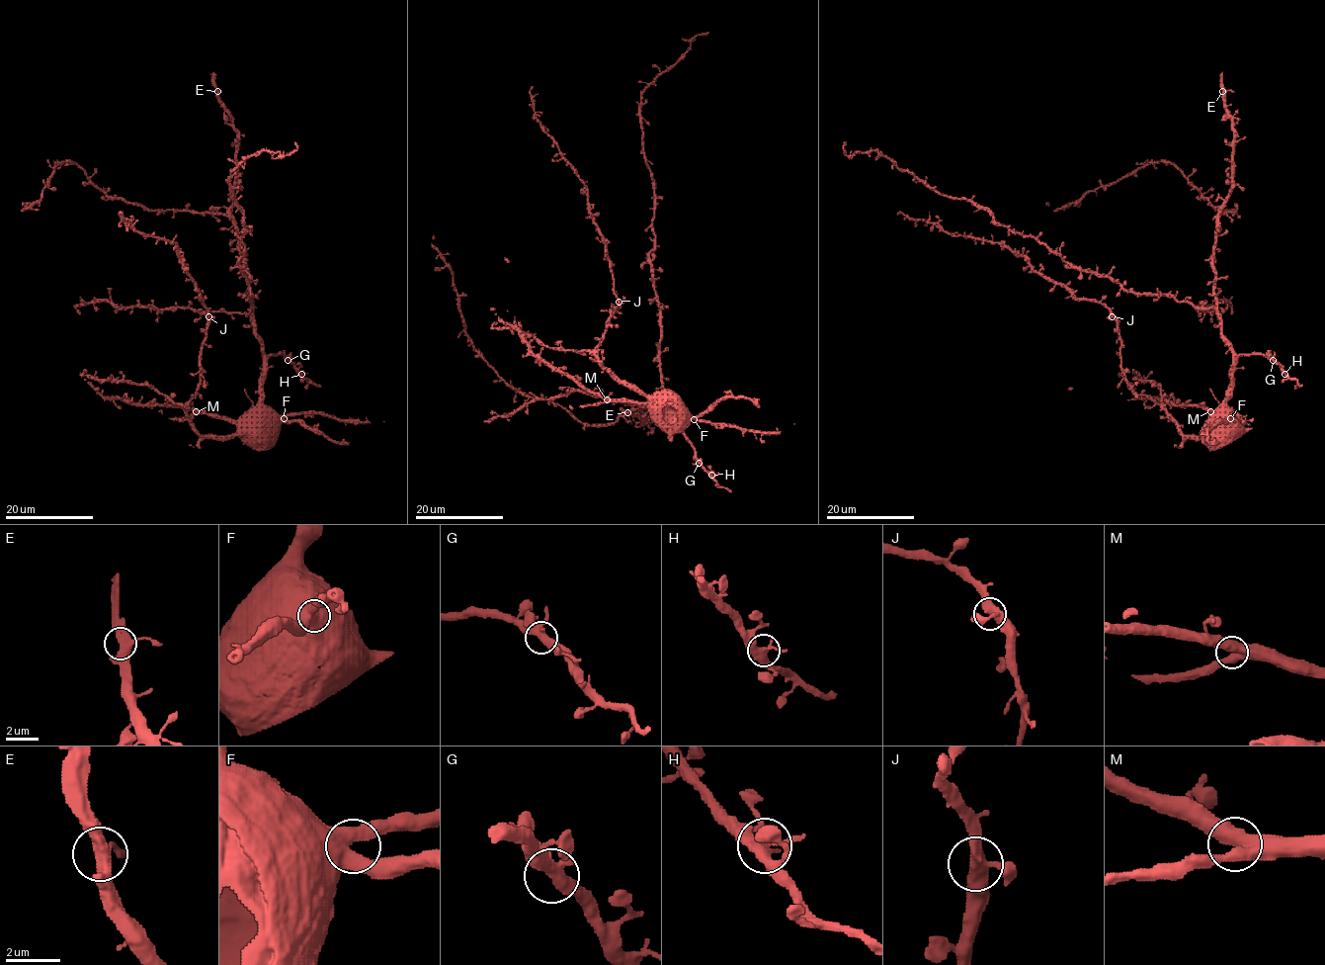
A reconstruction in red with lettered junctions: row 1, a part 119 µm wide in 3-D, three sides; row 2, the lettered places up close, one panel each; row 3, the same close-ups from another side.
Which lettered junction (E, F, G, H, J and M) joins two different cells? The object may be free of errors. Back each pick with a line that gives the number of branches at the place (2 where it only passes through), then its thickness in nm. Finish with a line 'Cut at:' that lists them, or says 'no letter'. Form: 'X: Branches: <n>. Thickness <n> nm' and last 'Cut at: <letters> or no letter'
Cut at: no letter

